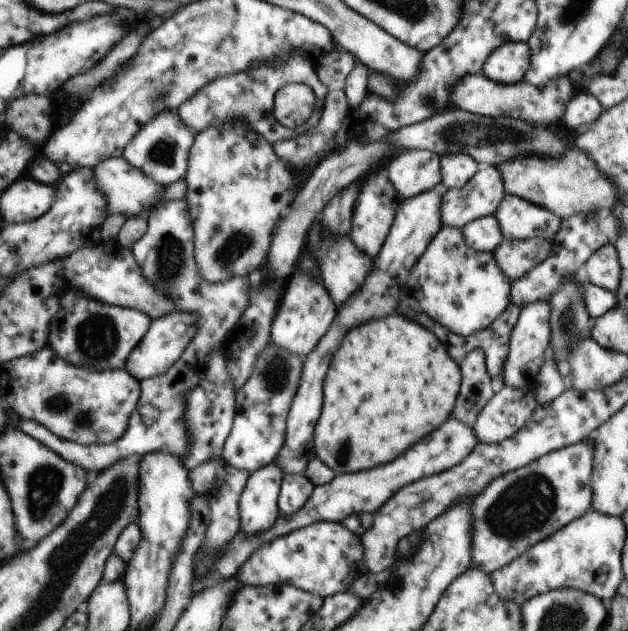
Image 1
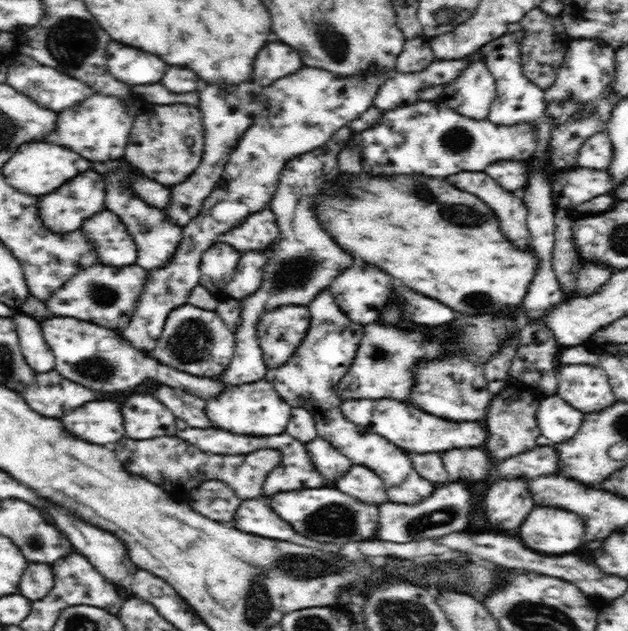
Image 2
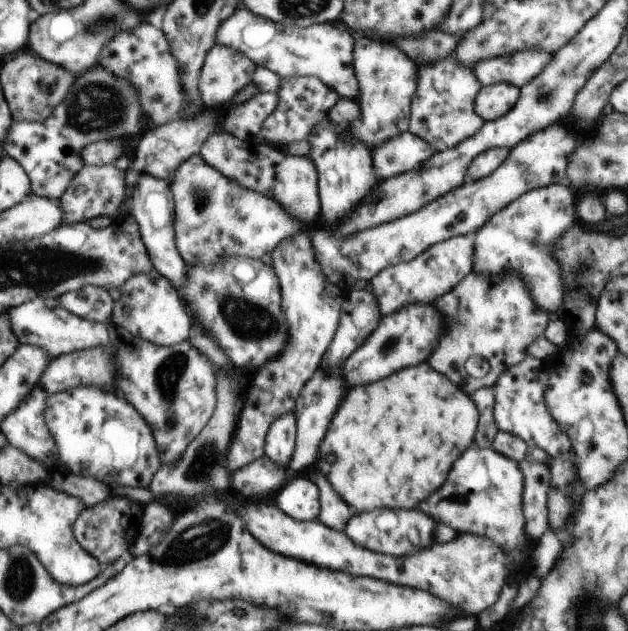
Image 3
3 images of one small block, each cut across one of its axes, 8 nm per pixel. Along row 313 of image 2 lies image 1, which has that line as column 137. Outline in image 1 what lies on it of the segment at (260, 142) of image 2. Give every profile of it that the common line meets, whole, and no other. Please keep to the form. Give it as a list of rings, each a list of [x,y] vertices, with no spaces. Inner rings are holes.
[[[176,109],[164,110],[150,122],[146,122],[122,150],[122,156],[130,166],[138,168],[142,174],[158,182],[158,186],[167,187],[186,178],[189,152],[197,134],[179,116]]]

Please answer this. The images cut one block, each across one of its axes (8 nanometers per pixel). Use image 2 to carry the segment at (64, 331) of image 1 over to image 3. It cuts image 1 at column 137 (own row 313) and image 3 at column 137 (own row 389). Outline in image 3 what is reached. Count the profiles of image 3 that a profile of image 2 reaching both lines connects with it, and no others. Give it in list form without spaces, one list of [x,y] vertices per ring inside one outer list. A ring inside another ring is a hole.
[[[156,269],[148,274],[134,274],[119,288],[120,298],[114,303],[112,325],[126,329],[135,337],[158,346],[174,346],[188,339],[192,317],[177,290]]]

